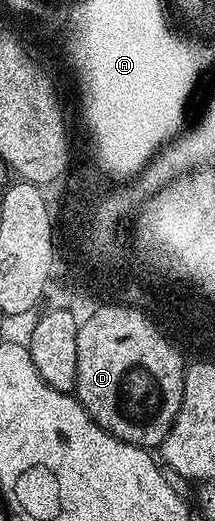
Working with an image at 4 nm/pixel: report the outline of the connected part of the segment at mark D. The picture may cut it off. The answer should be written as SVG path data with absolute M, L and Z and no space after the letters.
M123 302L109 303L113 304L107 304L104 308L97 309L87 321L84 319L79 325L79 333L77 334L77 382L75 383L74 395L79 403L83 405L84 410L93 418L93 422L97 422L97 426L104 428L109 435L115 436L118 440L129 442L138 448L155 450L162 445L179 413L181 398L183 397L185 360L179 357L178 350L159 333L158 326L146 316L146 311L140 310L138 307L128 307Z

